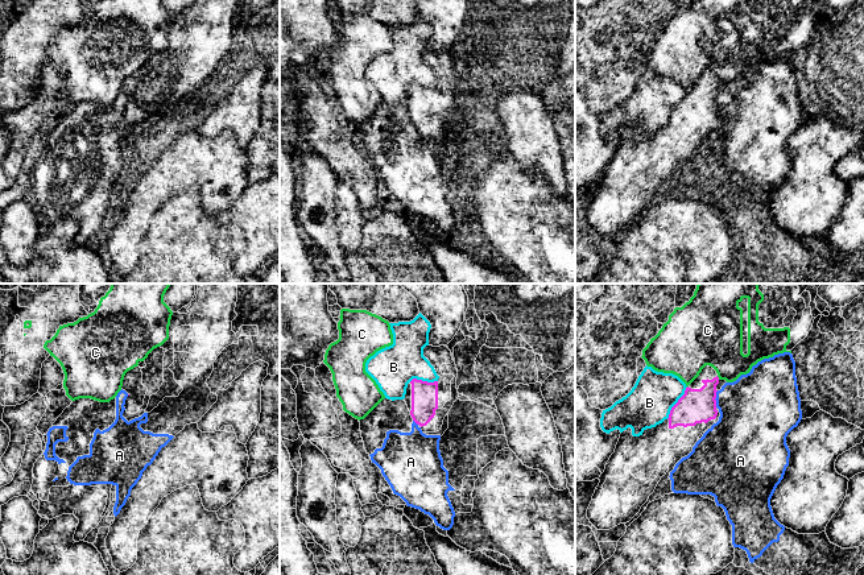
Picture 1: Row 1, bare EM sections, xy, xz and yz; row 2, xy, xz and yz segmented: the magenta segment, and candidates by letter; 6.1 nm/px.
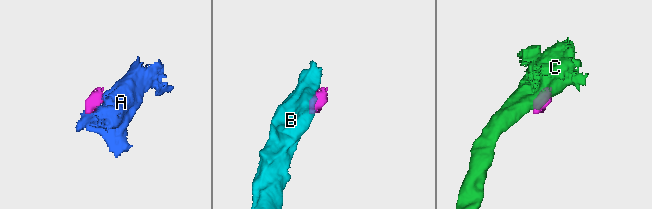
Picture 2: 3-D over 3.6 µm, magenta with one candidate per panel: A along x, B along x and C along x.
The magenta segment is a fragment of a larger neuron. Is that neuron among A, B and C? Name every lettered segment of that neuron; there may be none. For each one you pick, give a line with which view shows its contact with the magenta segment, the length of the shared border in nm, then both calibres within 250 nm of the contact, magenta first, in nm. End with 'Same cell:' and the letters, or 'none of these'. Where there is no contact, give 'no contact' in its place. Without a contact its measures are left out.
Same cell: none of these

